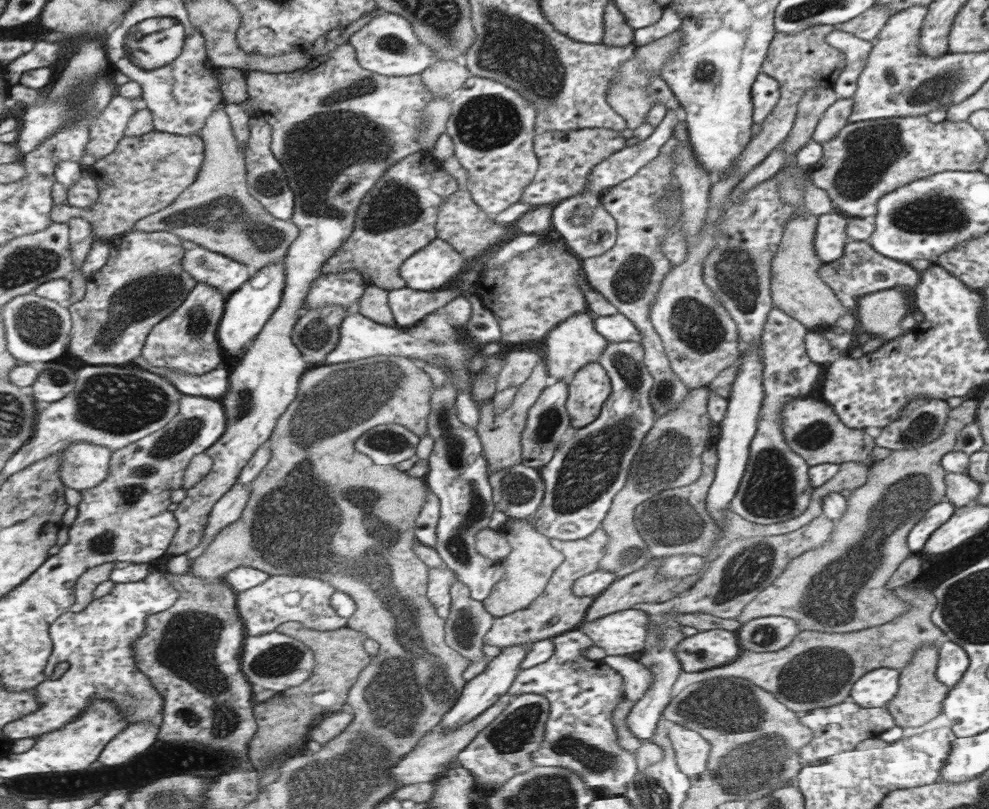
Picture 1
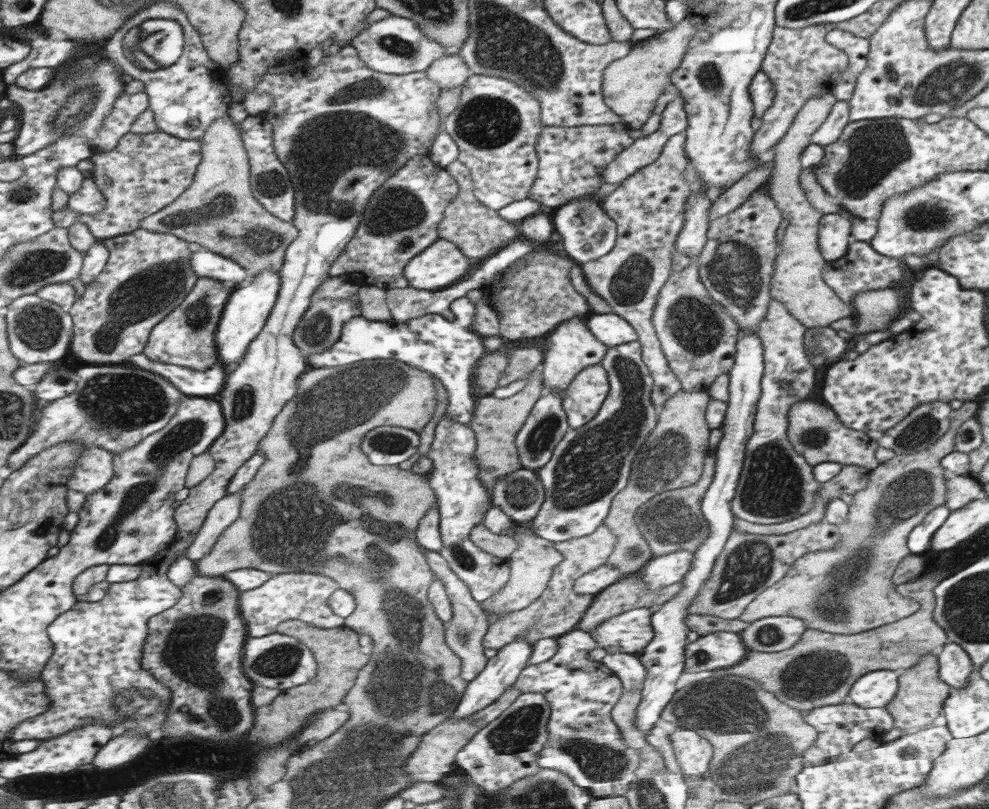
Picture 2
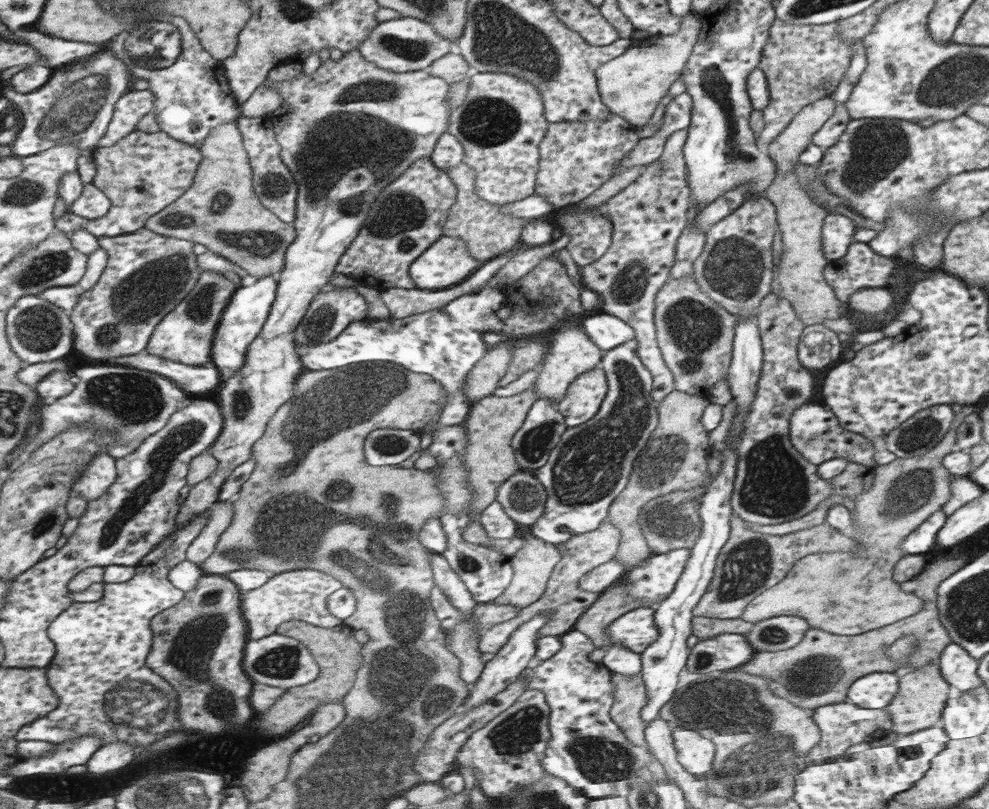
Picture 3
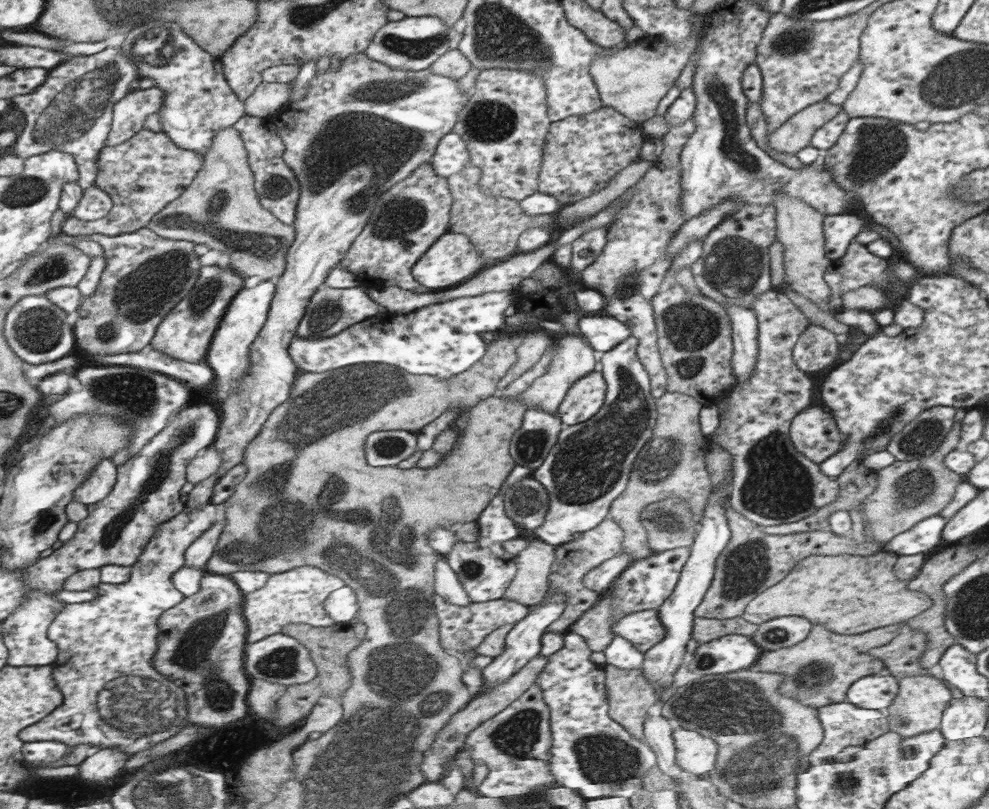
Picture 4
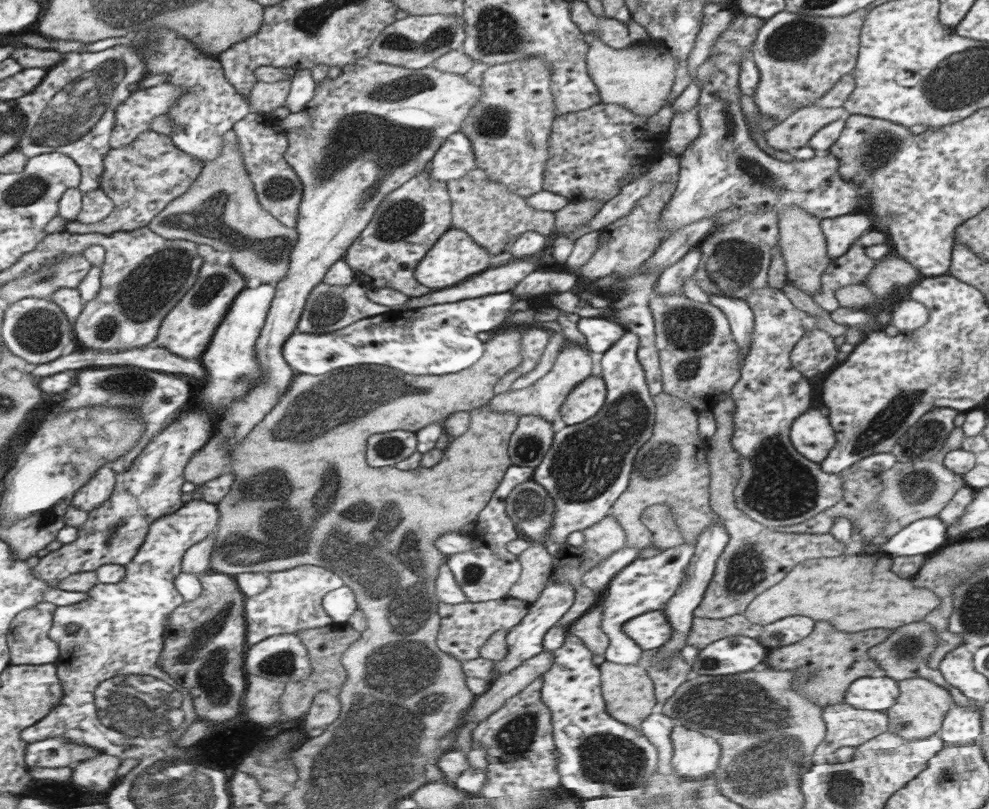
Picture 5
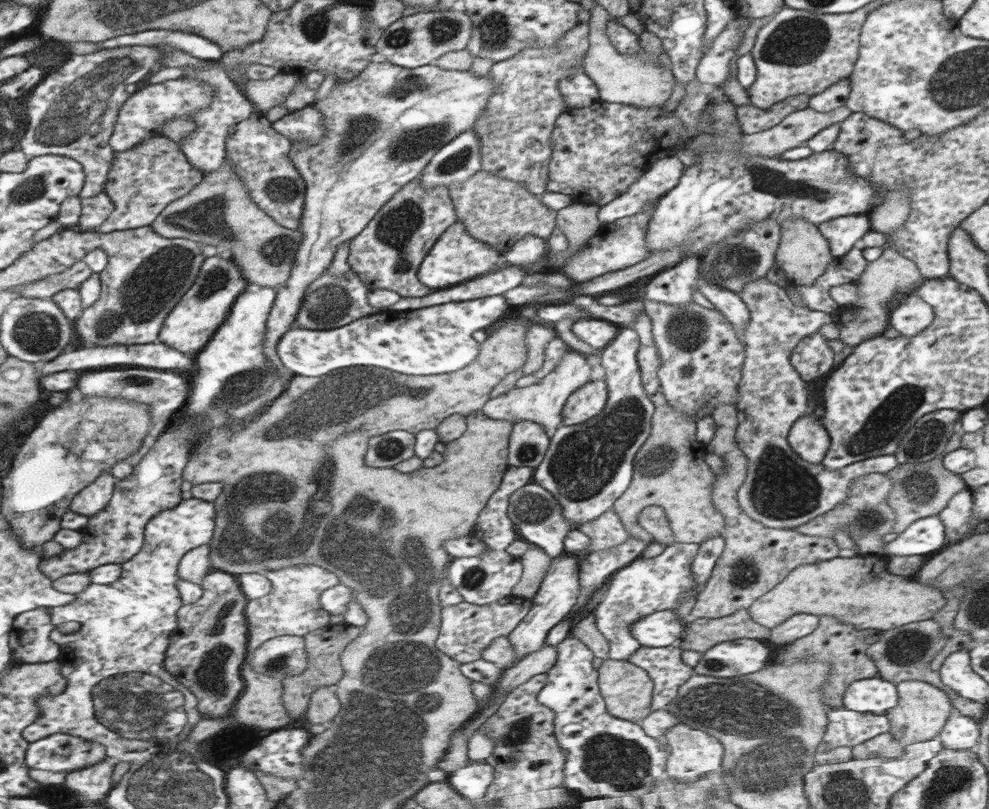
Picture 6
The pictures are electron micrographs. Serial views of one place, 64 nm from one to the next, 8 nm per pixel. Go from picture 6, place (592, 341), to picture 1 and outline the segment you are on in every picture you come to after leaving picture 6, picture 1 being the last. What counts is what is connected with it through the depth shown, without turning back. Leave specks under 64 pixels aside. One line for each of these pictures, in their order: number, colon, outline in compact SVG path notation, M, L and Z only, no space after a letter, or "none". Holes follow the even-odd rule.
1: M615 312L611 316L595 316L593 318L595 330L607 340L607 344L621 344L621 342L641 342L641 332L635 328L627 316Z
2: M595 314L587 320L587 326L593 336L607 346L607 350L637 340L635 328L617 314Z
3: M599 312L597 316L587 316L583 318L581 324L583 324L581 330L593 340L593 344L599 350L619 348L619 344L627 344L629 340L635 338L633 328L611 314Z
4: M605 314L585 316L579 320L577 326L587 344L591 344L595 352L605 352L605 354L631 336L631 328L627 324L609 318Z
5: M581 318L577 322L577 330L585 338L585 348L589 352L607 352L621 336L625 334L625 328L617 324L617 320L609 318Z

